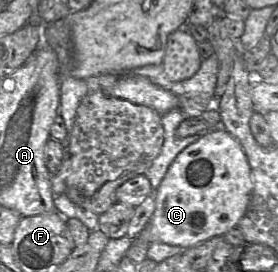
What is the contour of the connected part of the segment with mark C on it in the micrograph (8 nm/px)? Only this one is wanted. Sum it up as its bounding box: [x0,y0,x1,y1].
[141,127,253,249]

